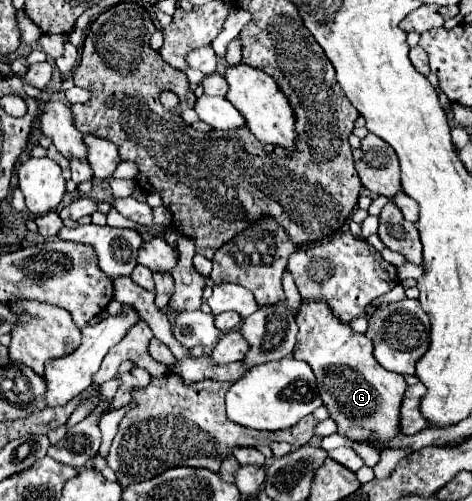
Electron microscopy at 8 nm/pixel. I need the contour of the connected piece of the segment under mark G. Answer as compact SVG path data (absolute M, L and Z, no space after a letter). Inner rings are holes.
M304 302L296 322L300 332L294 358L308 362L316 374L320 396L338 426L338 434L362 444L386 444L390 438L402 436L402 430L398 430L398 410L408 386L404 376L382 368L372 356L372 342L332 316L326 302Z

